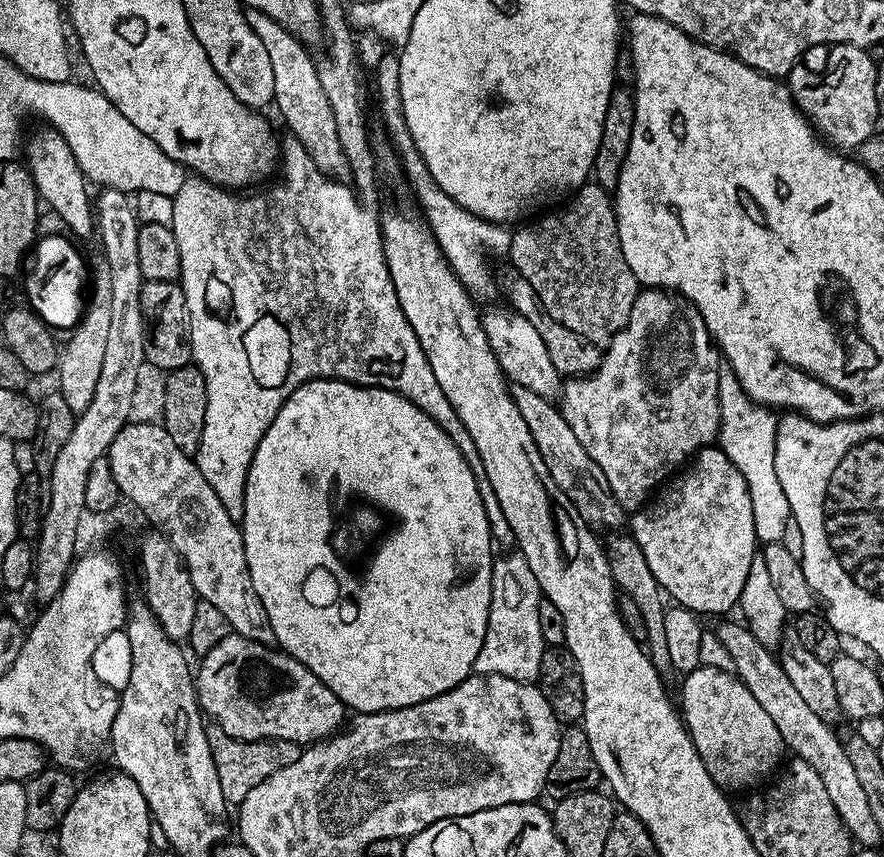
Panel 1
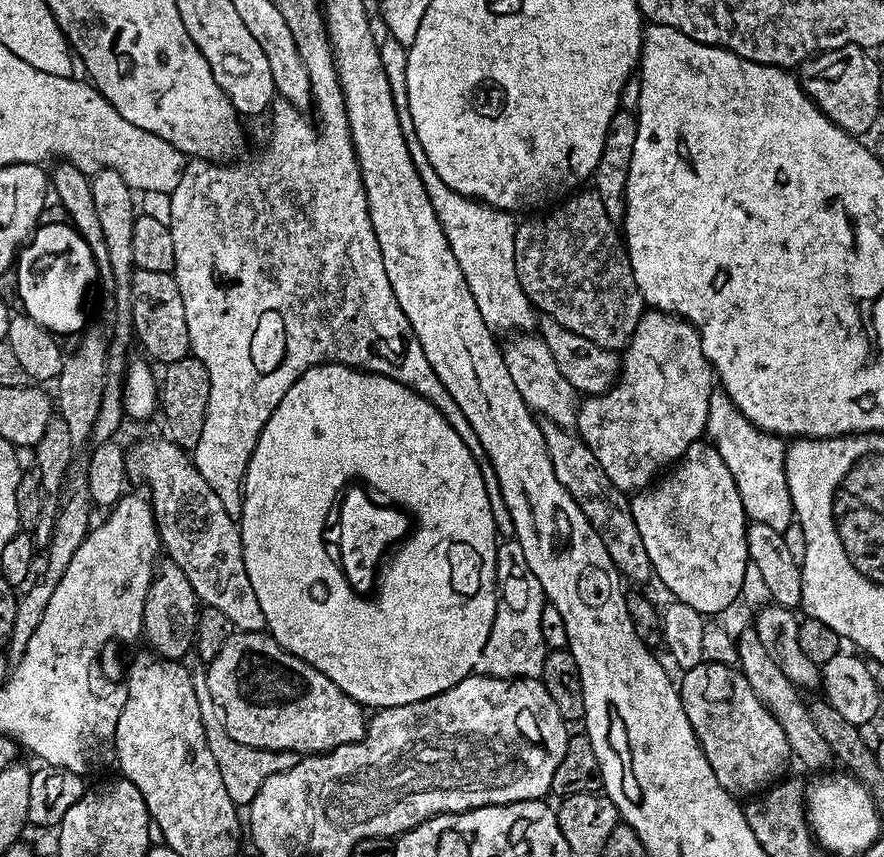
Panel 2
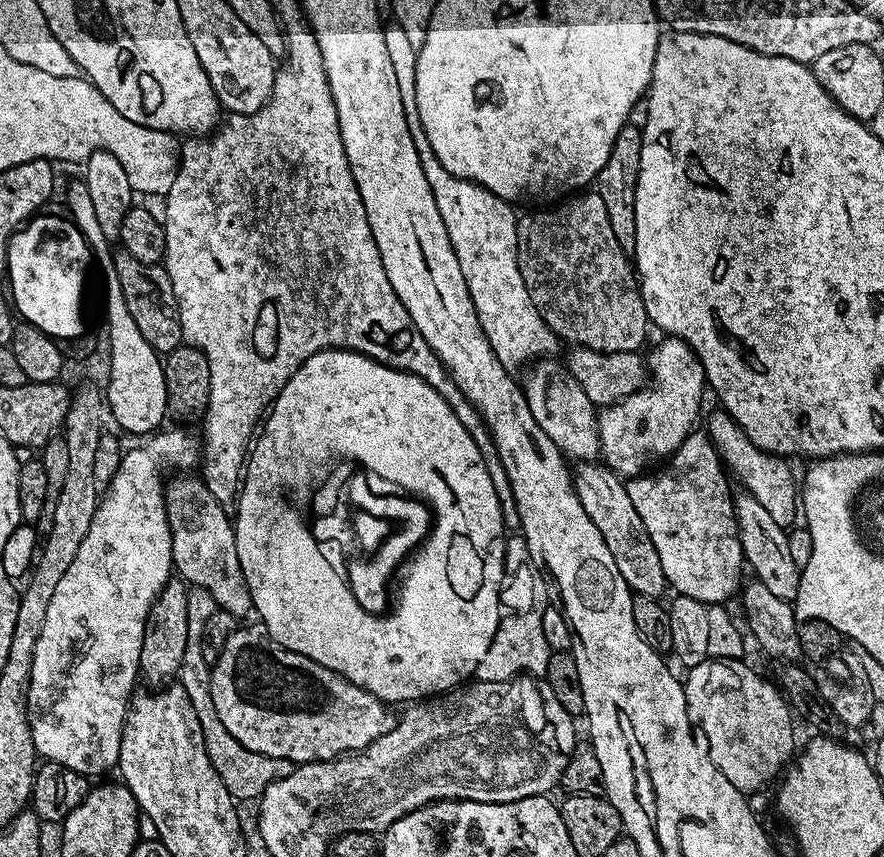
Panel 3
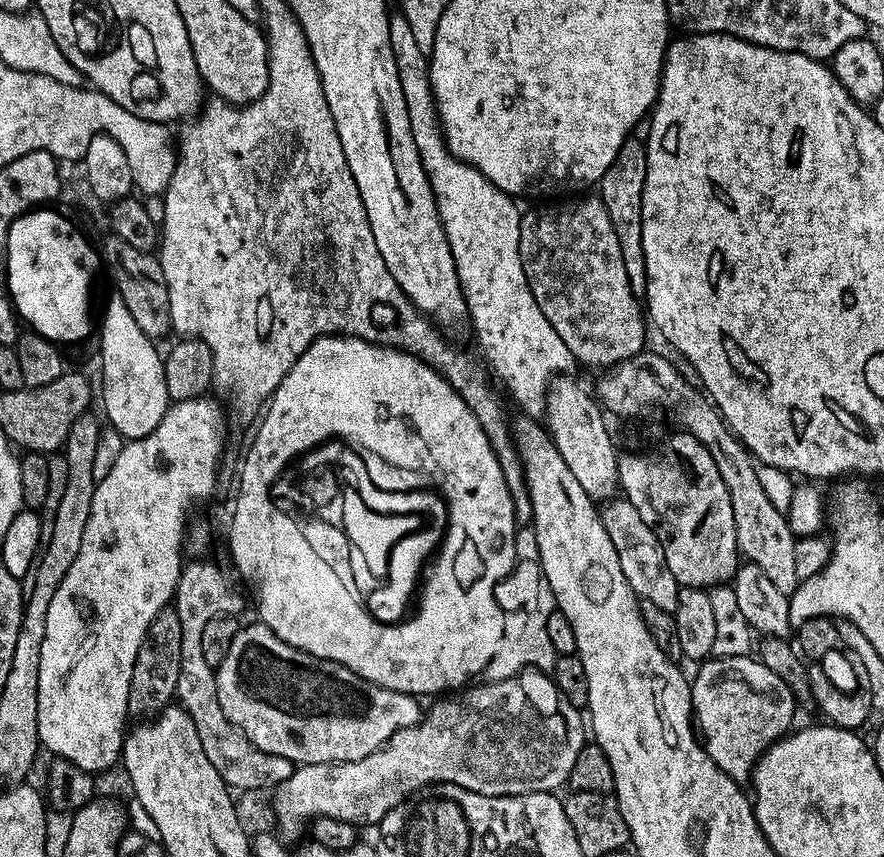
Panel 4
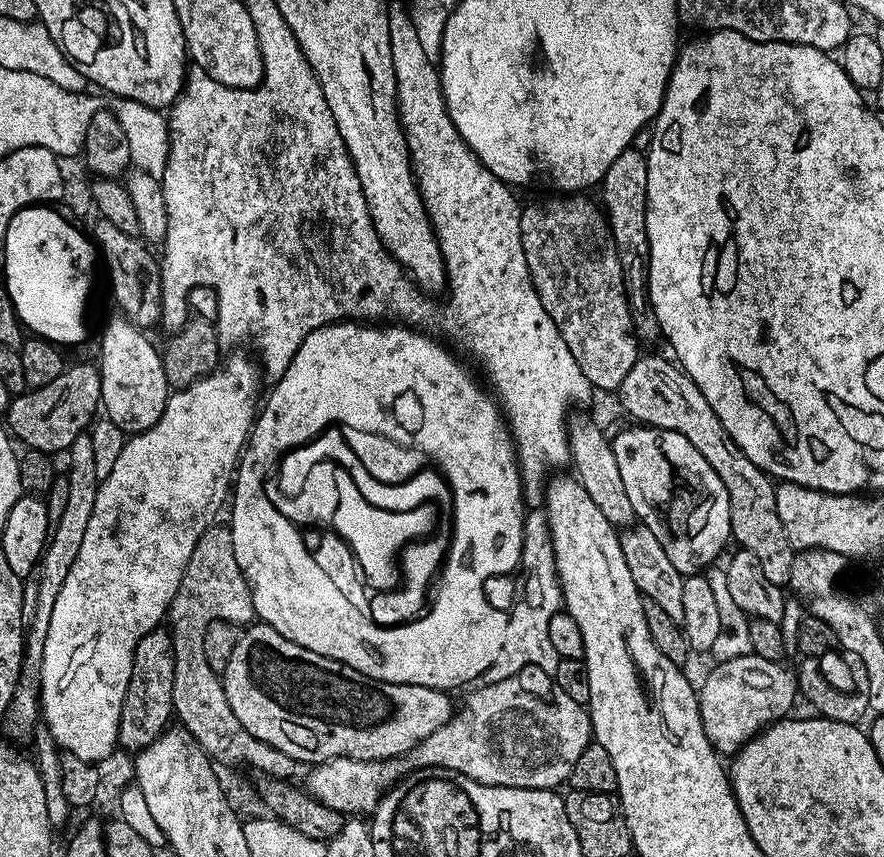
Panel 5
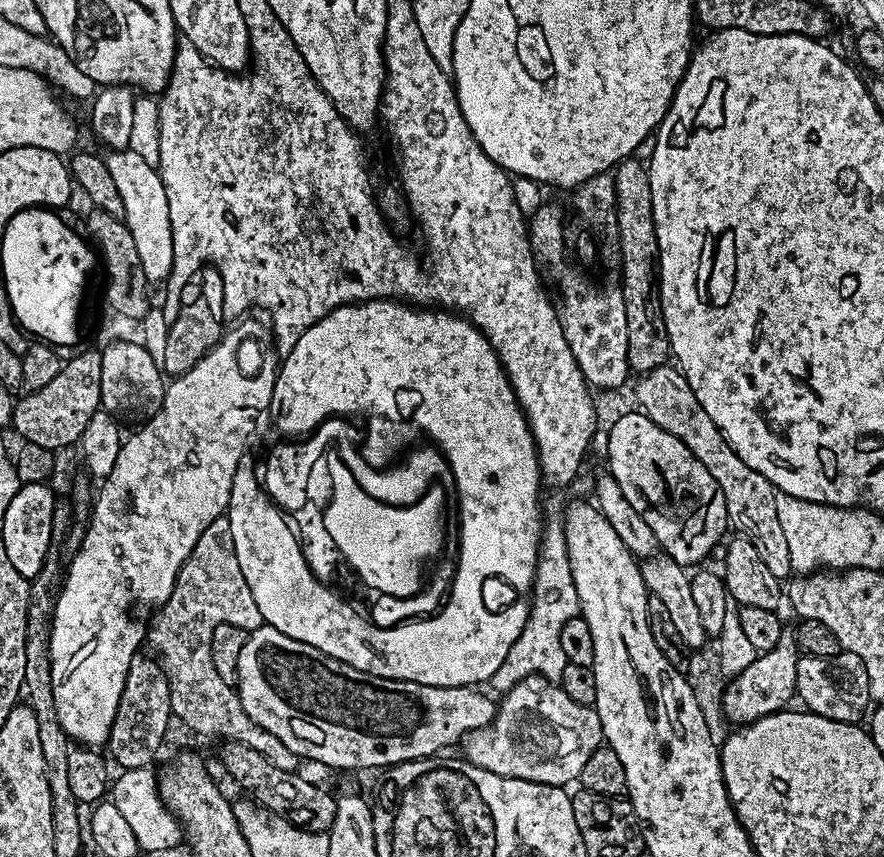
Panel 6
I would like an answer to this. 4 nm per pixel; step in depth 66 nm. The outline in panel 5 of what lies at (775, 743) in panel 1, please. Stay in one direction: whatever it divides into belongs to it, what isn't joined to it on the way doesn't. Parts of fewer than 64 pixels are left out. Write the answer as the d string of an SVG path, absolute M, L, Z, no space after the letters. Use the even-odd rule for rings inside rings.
M754 654L719 661L699 687L700 717L707 740L722 756L732 756L766 729L769 724L785 719L798 700L798 678L777 660Z

